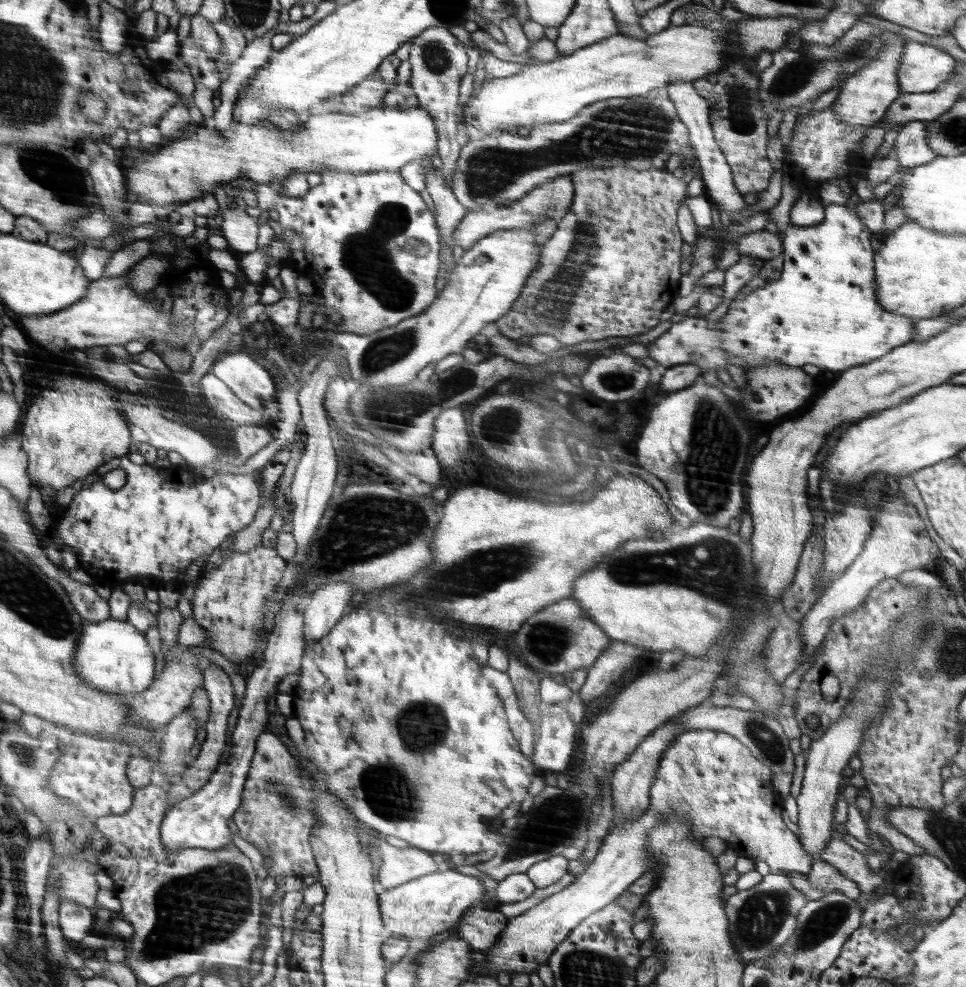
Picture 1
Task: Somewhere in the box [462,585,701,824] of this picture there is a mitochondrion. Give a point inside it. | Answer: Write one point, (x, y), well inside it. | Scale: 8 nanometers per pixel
(546, 640)

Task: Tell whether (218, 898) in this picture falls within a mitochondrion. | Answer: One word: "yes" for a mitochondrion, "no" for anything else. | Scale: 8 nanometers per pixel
yes

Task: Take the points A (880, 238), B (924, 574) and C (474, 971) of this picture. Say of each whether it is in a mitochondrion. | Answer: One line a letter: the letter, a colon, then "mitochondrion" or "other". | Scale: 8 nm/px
A: other
B: other
C: other

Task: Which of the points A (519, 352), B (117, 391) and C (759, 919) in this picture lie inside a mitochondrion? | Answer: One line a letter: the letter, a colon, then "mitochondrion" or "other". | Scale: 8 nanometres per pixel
A: other
B: other
C: mitochondrion

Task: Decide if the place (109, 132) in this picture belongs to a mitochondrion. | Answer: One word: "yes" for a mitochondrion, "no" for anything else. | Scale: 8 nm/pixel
no

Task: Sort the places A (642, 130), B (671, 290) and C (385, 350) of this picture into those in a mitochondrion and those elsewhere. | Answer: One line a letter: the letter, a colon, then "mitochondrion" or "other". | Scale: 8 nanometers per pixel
A: mitochondrion
B: other
C: mitochondrion

